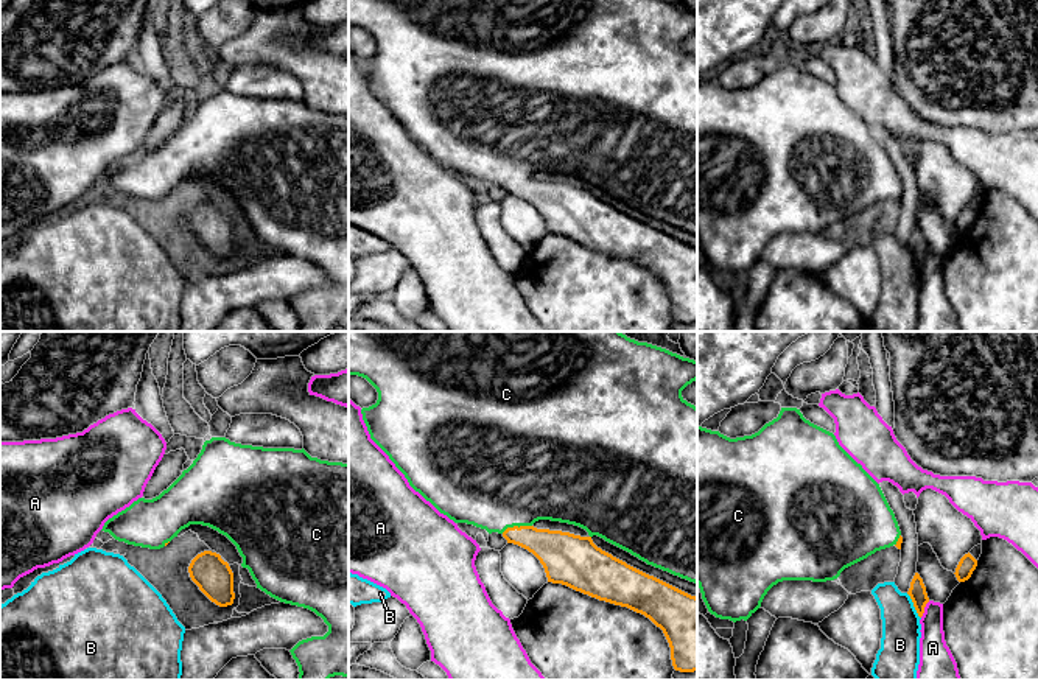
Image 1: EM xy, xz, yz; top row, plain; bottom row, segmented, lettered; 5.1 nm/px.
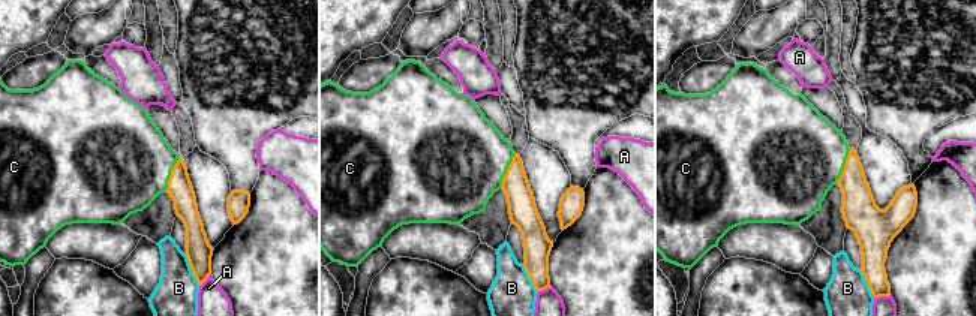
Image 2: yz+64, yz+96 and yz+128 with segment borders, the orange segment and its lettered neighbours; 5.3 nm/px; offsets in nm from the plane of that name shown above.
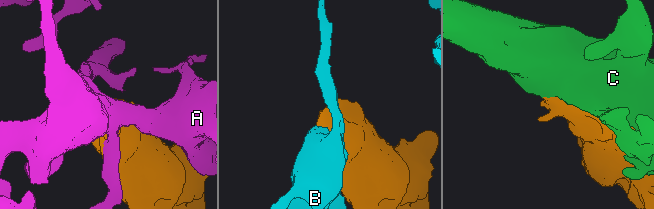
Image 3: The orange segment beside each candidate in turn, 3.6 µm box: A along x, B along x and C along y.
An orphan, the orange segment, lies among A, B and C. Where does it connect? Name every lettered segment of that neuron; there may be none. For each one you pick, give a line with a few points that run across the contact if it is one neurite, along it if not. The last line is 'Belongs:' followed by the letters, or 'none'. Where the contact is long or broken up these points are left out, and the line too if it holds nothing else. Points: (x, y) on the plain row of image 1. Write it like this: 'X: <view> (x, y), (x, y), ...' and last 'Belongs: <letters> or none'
C: xz (556, 201), (528, 189), (515, 178), (511, 161), (511, 129)
Belongs: C

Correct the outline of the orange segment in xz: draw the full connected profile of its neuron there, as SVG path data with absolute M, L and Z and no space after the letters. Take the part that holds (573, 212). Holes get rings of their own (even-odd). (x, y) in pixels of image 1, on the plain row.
M349 0L349 26L358 26L366 30L378 44L377 54L361 61L363 72L367 78L370 90L389 107L395 118L405 126L409 137L416 143L419 143L426 152L430 152L440 165L447 166L454 174L473 176L476 179L486 181L489 185L498 184L507 191L507 195L514 195L528 201L543 216L548 233L566 237L576 243L580 243L599 252L627 258L636 265L644 266L657 279L663 282L671 299L671 311L674 321L680 324L697 322L697 249L627 216L626 213L598 199L591 191L593 187L598 187L605 193L630 204L632 207L638 209L647 216L652 216L674 227L697 235L697 59L682 48L682 42L697 31L697 12L683 9L666 0ZM538 171L551 171L574 176L585 181L588 187L580 188L562 182L537 181L532 176Z

